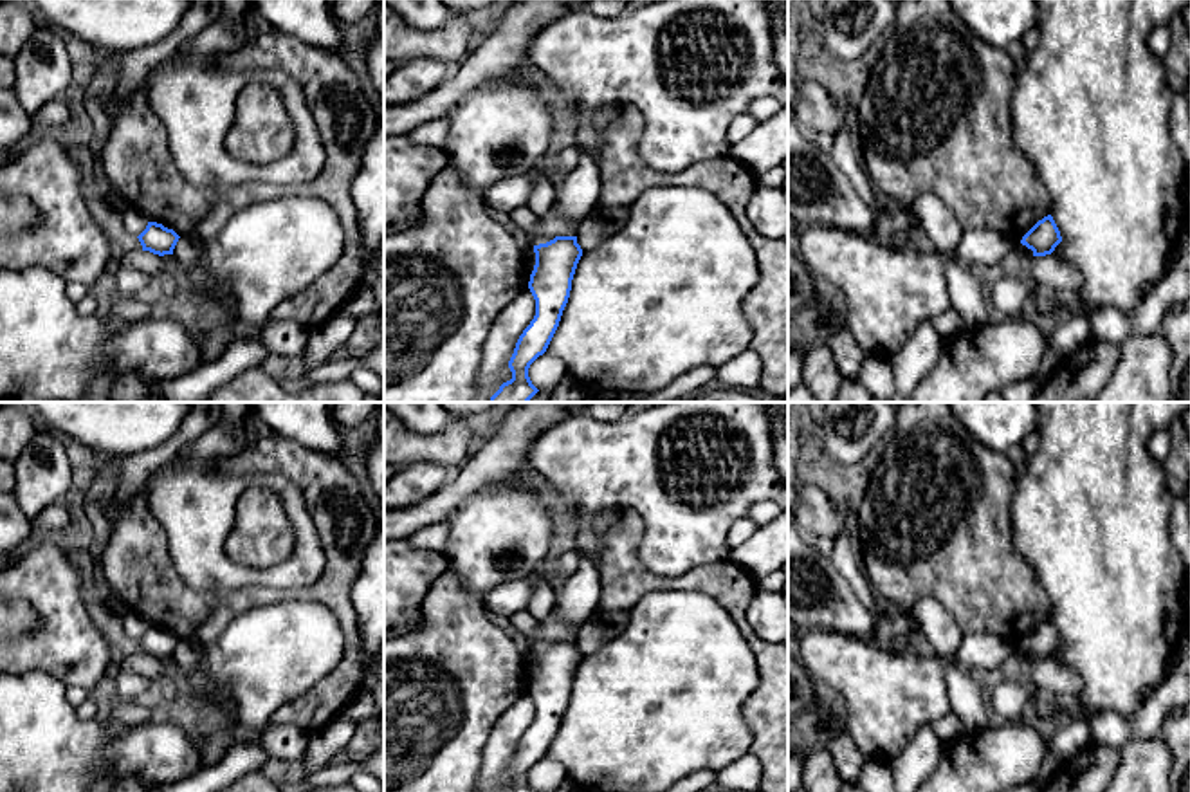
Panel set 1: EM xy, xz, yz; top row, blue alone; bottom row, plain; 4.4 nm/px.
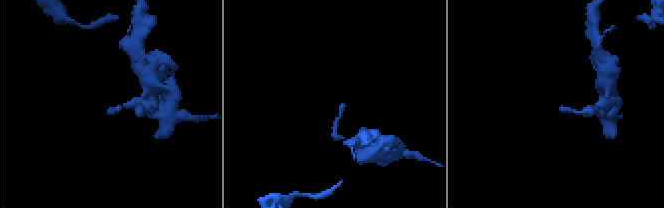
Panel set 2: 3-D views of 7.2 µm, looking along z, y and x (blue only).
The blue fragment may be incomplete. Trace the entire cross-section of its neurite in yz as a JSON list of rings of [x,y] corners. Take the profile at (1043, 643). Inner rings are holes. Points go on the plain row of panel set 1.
[[[1051,619],[1039,624],[1021,644],[1033,660],[1051,658],[1060,646],[1062,640]]]

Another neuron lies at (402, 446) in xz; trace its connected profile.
[[[384,408],[384,465],[406,467],[416,462],[433,462],[456,471],[471,455],[476,442],[467,419],[451,413],[449,426],[435,435],[407,429]]]

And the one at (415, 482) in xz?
[[[416,462],[400,471],[384,485],[384,512],[420,503],[453,476],[442,464]]]

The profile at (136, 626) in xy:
[[[128,612],[126,615],[123,615],[123,630],[133,639],[139,640],[146,630],[148,624],[144,619],[141,619],[137,613]]]

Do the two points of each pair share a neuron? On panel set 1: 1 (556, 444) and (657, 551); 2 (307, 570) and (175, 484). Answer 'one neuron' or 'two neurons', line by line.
1: one neuron
2: one neuron

